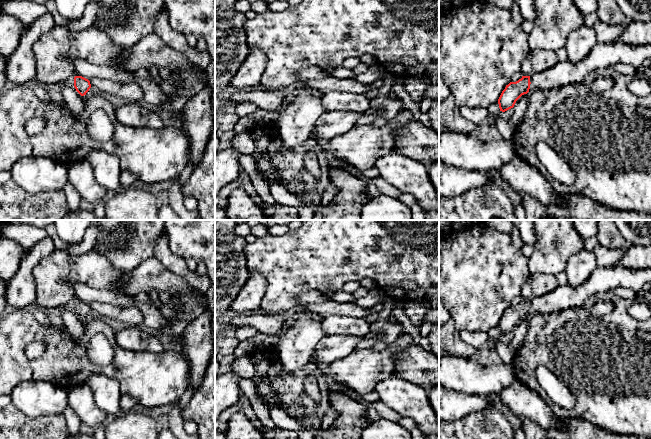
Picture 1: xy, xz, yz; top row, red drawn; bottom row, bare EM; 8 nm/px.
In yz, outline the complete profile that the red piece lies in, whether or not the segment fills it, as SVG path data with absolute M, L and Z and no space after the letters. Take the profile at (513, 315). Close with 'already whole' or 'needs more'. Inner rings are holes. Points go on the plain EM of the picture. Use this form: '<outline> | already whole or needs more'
M624 267L599 268L578 288L568 284L558 286L554 291L534 296L532 300L522 300L516 306L510 306L502 315L498 328L505 336L514 331L516 325L529 315L550 314L575 306L582 306L586 300L600 292L610 292L616 288L629 288L640 292L645 283L651 283L650 269L628 269Z | needs more

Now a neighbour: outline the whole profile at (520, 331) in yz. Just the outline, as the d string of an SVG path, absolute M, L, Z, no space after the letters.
M527 318L522 319L515 327L513 333L513 338L510 345L517 350L522 346L524 338L527 334L528 322Z

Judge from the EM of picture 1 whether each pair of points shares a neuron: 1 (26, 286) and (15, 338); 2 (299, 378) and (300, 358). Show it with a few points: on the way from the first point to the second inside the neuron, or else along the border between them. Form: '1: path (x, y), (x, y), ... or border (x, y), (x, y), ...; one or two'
1: border (25, 308), (18, 310); two
2: border (279, 357), (287, 371), (304, 368), (311, 361); two

